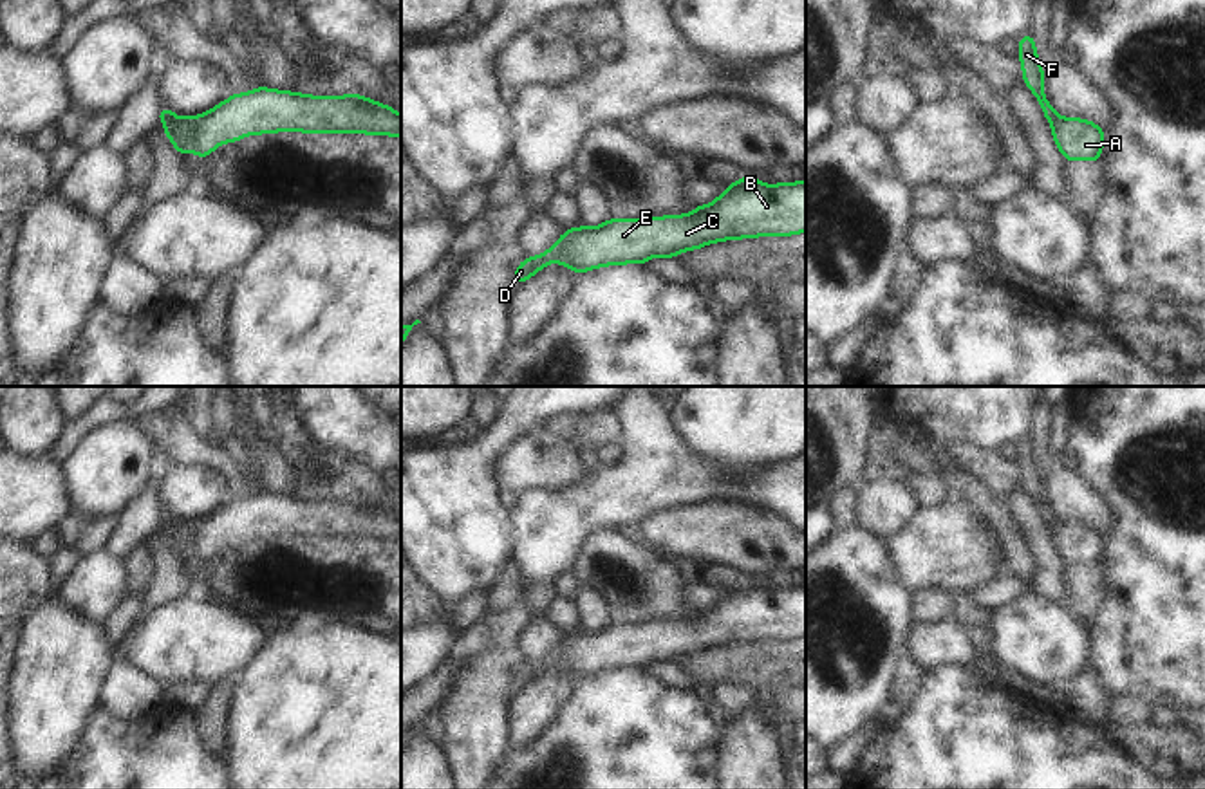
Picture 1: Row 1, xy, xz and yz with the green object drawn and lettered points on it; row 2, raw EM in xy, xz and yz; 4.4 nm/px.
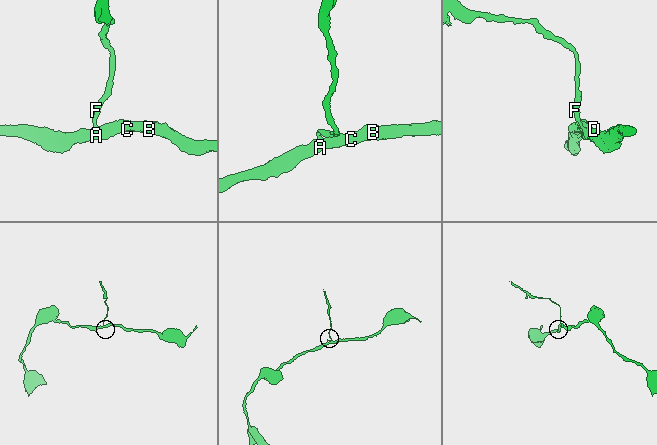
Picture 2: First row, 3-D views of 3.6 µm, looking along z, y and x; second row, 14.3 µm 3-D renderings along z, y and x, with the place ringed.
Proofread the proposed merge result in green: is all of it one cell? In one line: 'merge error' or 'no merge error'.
merge error

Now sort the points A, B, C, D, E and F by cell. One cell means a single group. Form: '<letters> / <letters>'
A B C D E / F

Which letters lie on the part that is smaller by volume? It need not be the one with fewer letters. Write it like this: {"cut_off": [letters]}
{"cut_off": ["F"]}

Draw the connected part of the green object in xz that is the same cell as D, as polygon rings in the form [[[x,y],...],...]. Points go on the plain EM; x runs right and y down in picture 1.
[[[743,581],[712,608],[697,610],[688,619],[649,621],[643,625],[616,625],[611,621],[598,632],[564,636],[558,646],[542,661],[528,661],[515,673],[515,692],[551,666],[567,670],[582,679],[611,668],[645,668],[652,661],[670,661],[676,664],[679,655],[699,654],[710,646],[724,646],[728,643],[788,641],[802,636],[806,636],[806,585],[789,589],[780,585],[777,590],[768,590],[753,581]]]

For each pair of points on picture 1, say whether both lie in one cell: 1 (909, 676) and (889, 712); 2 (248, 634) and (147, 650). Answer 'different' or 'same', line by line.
1: same
2: same

